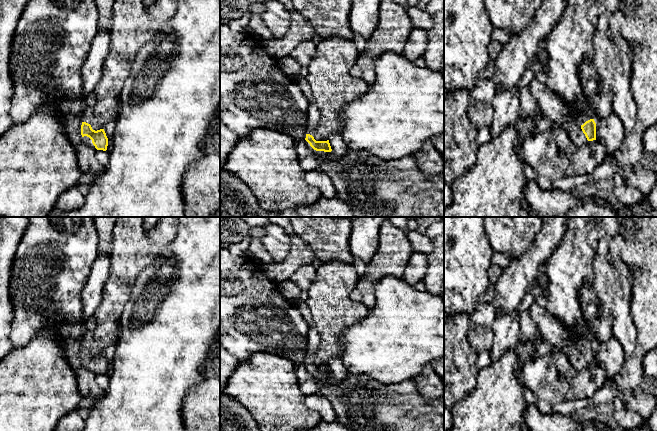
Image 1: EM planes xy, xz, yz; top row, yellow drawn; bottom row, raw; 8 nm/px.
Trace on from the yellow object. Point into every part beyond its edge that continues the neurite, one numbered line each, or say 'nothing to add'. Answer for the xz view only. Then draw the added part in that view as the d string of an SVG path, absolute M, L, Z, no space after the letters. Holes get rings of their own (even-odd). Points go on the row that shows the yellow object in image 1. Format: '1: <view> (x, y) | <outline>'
1: xz (313, 113) | M310 103L307 109L307 134L315 136L317 126L321 120L321 111L315 103Z

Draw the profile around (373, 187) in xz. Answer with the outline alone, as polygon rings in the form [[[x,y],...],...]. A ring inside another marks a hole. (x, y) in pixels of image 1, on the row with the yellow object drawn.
[[[349,150],[342,156],[336,156],[332,151],[316,151],[314,154],[320,159],[320,170],[325,172],[332,180],[337,197],[346,202],[353,210],[354,217],[444,217],[444,173],[436,175],[425,175],[412,156],[400,159],[382,159],[367,150]]]

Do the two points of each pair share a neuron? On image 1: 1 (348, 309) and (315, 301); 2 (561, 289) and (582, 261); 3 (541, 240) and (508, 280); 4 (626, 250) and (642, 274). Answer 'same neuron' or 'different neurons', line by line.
1: same neuron
2: same neuron
3: same neuron
4: same neuron

